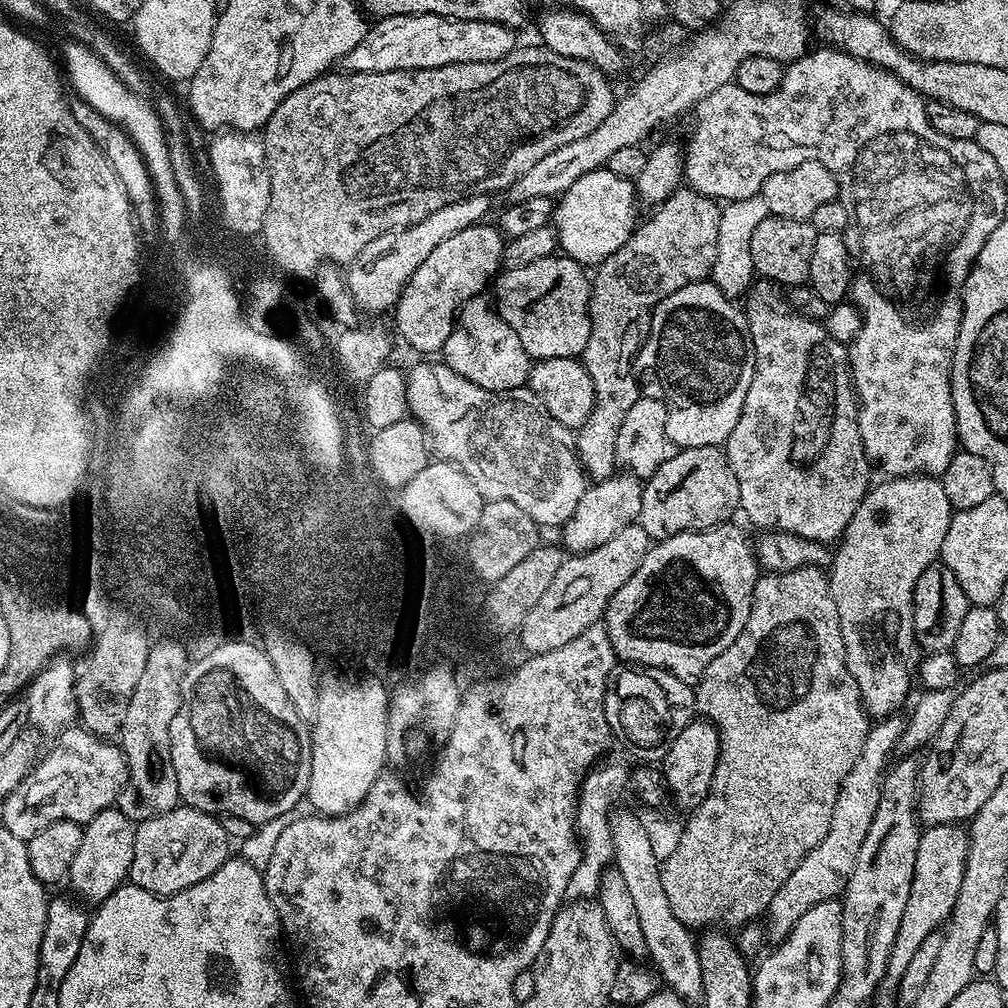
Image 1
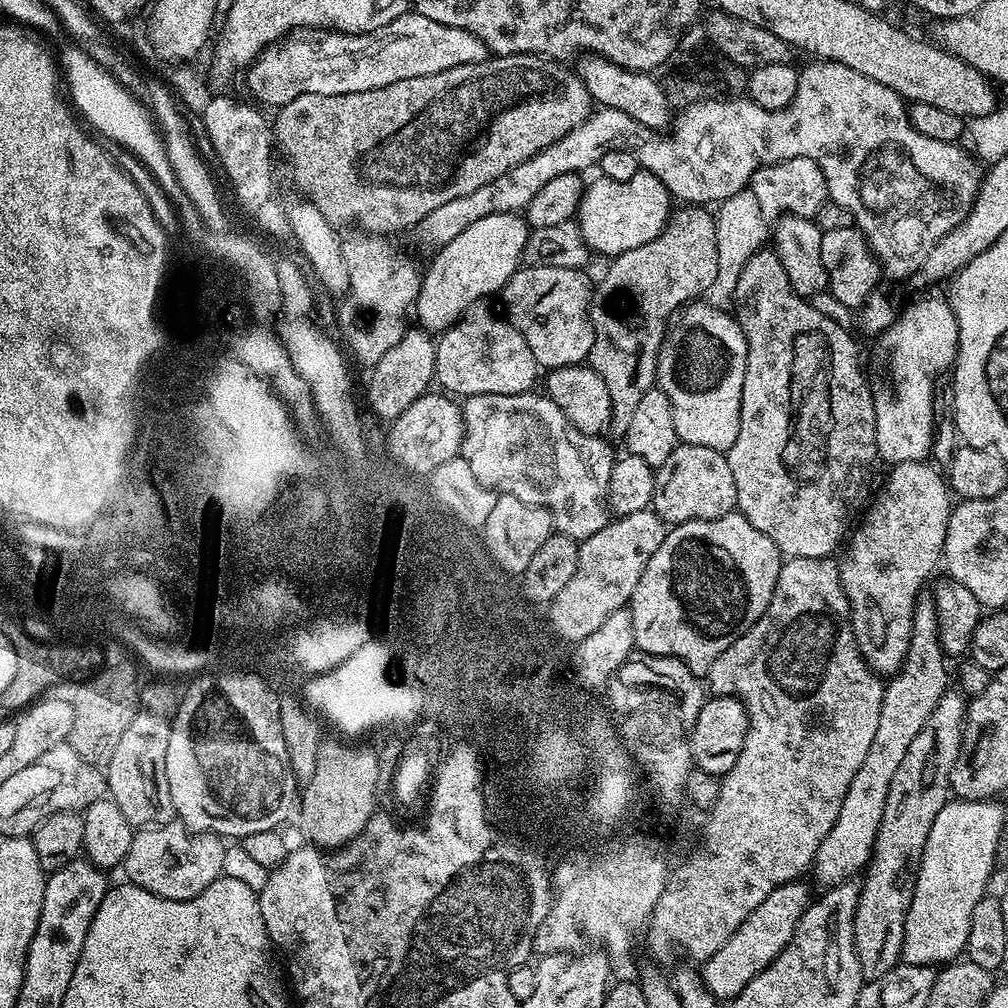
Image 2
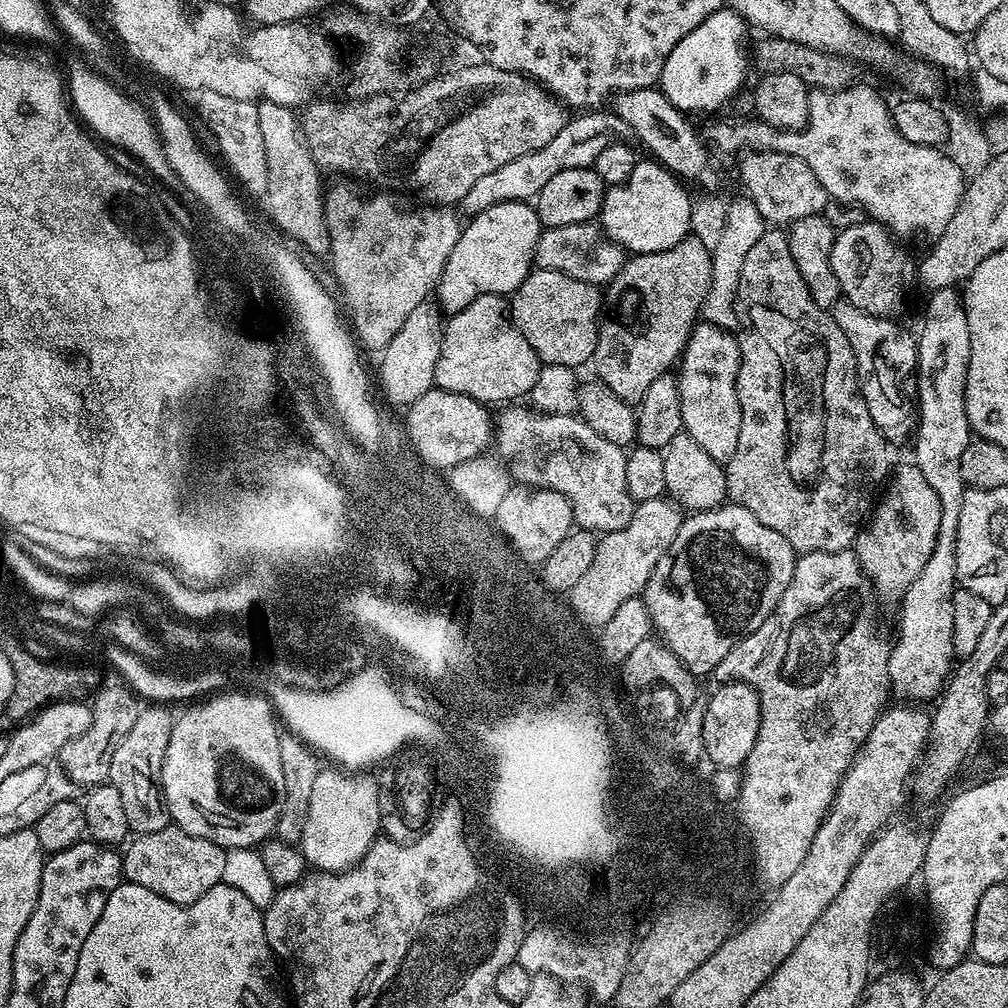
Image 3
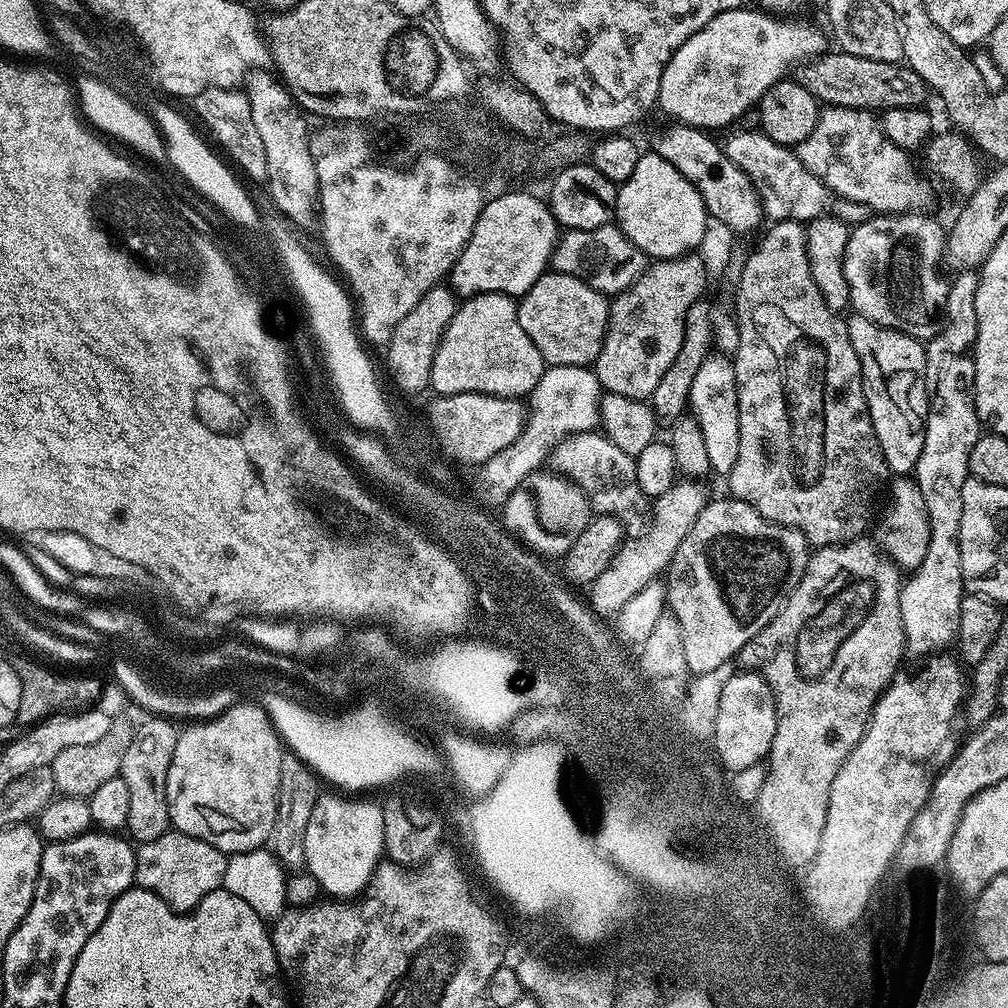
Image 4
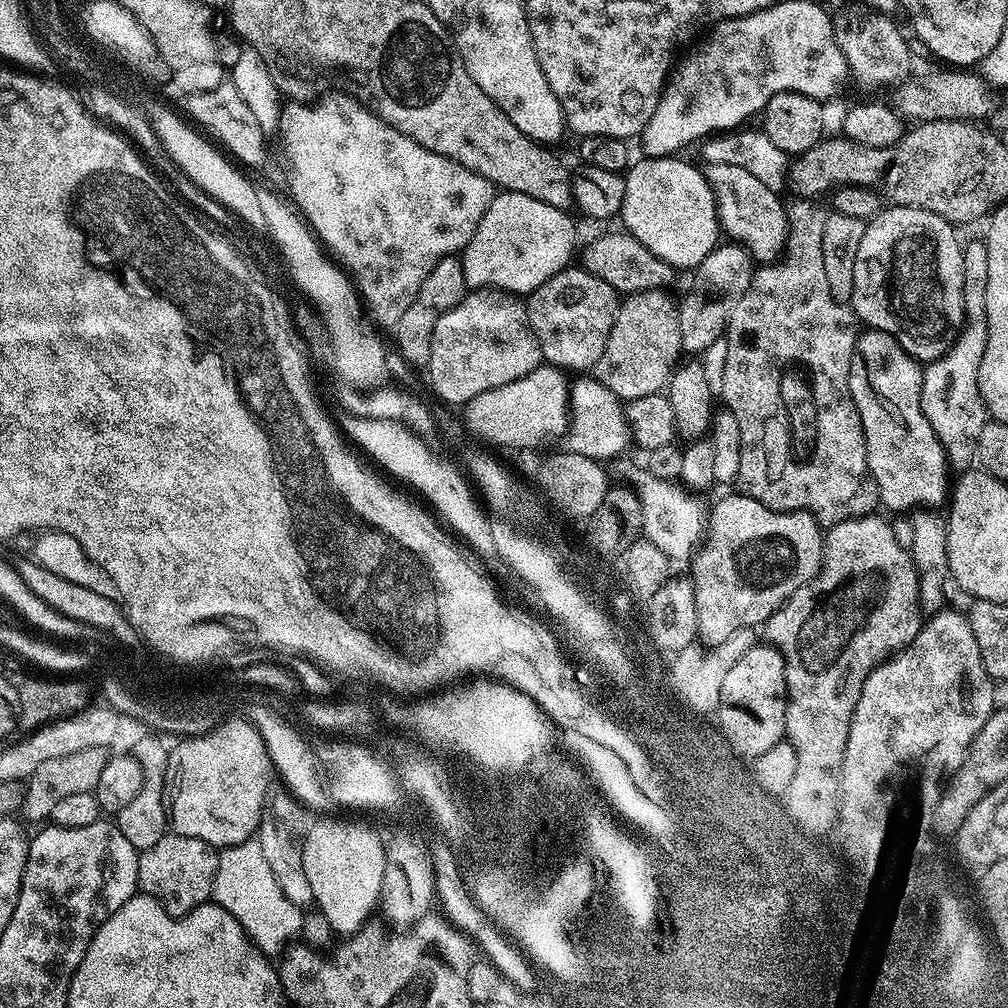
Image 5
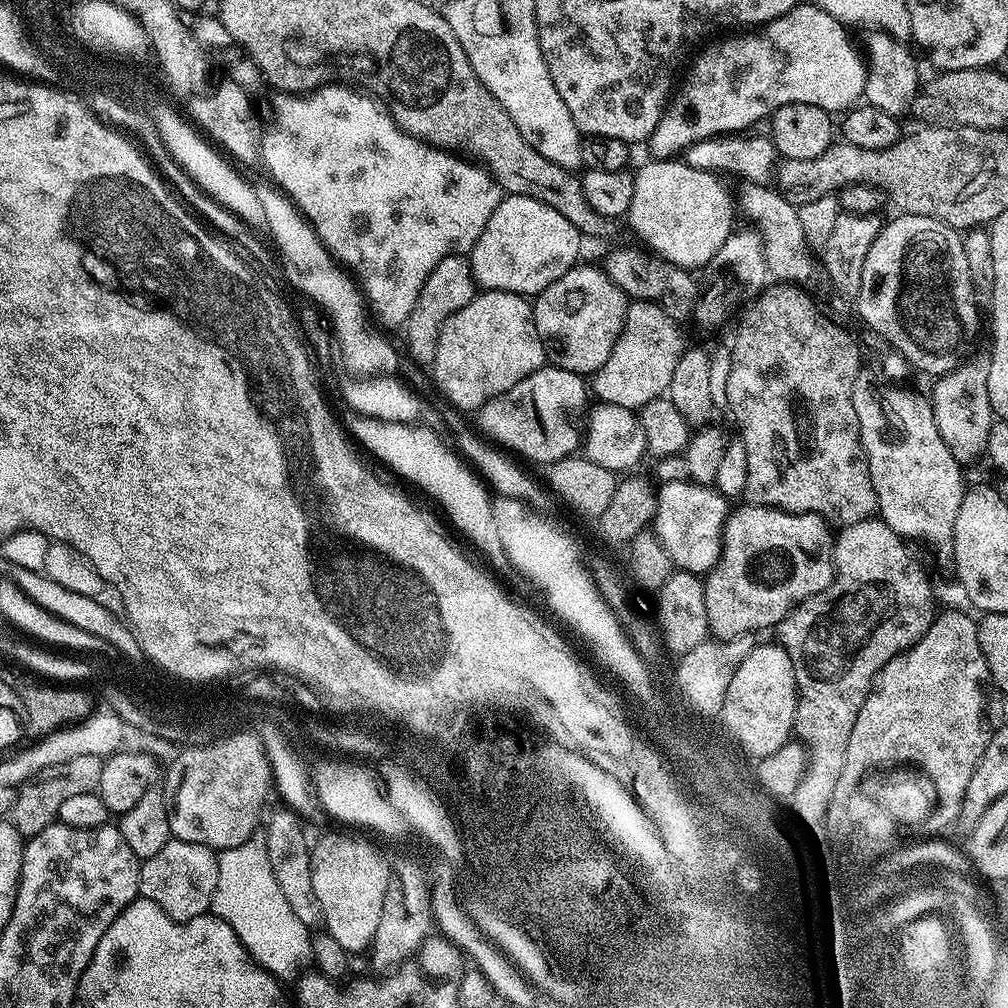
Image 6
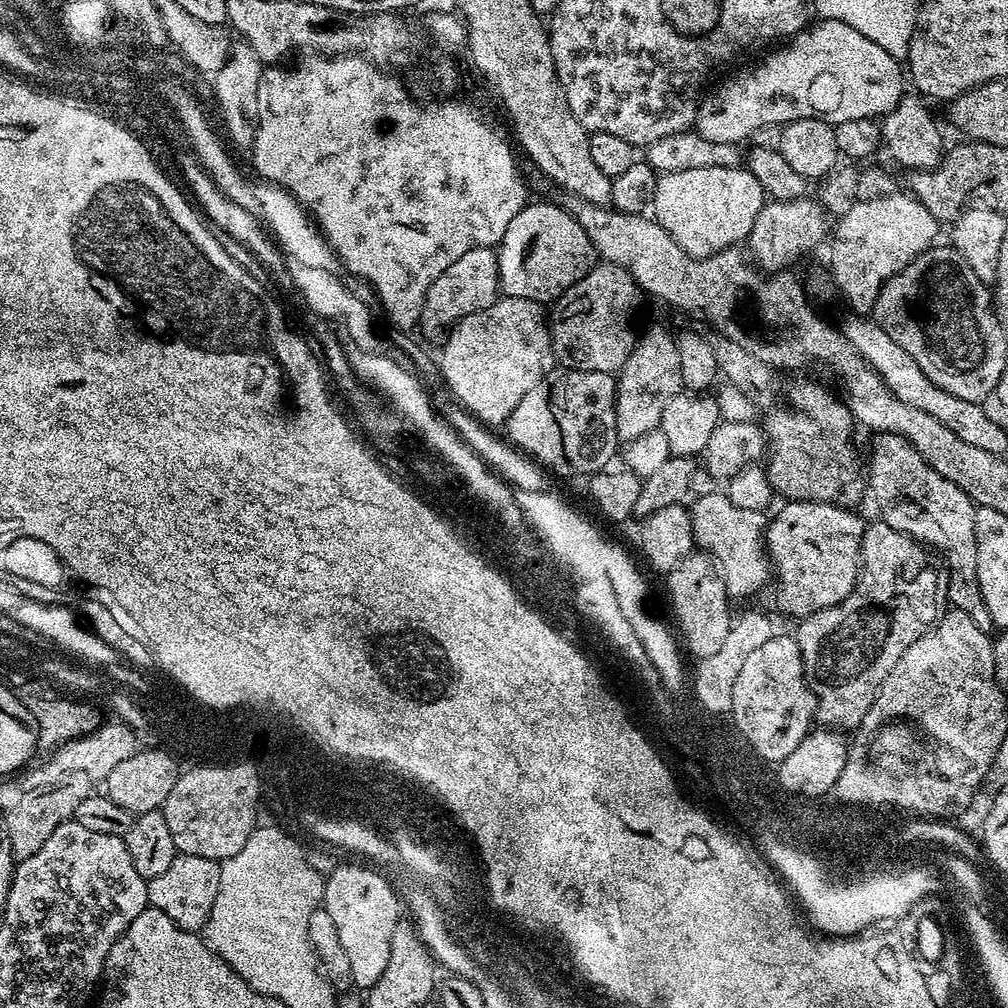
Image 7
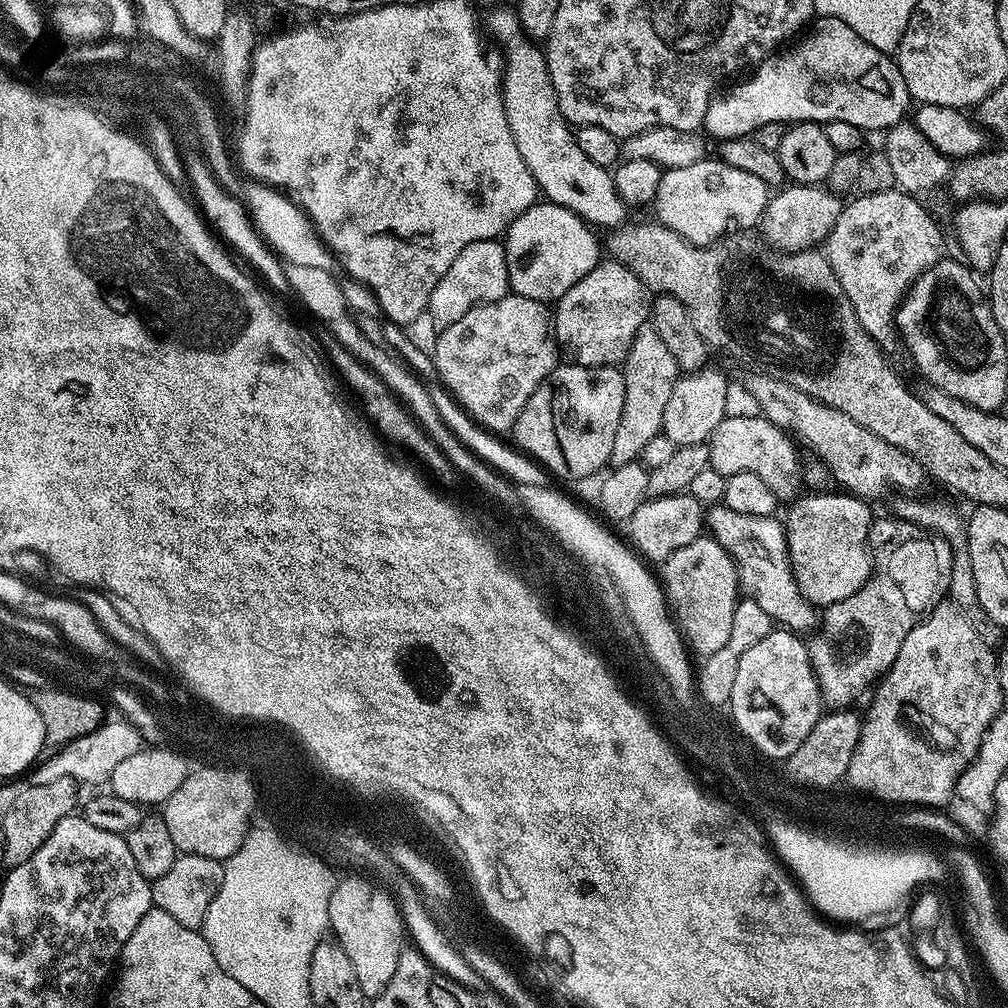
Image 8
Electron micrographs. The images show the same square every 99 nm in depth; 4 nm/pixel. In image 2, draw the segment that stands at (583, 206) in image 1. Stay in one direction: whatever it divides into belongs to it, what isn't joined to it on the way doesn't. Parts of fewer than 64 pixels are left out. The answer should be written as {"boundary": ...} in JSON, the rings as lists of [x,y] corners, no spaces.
{"boundary":[[[641,170],[627,182],[614,182],[600,176],[584,189],[578,223],[582,238],[593,253],[601,252],[607,258],[615,258],[626,250],[634,250],[634,246],[646,246],[646,242],[658,238],[658,234],[668,227],[673,208],[673,197],[654,174]]]}

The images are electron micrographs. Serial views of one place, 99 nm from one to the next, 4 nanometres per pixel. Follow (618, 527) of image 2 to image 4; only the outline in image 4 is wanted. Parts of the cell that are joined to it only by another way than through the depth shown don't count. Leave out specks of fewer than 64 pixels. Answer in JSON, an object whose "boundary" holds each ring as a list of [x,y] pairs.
{"boundary":[[[696,478],[677,479],[666,493],[655,497],[654,515],[647,533],[625,539],[610,566],[606,566],[606,570],[602,570],[602,574],[598,574],[598,578],[591,583],[590,608],[595,615],[615,618],[622,606],[626,606],[638,590],[642,590],[642,586],[667,573],[678,546],[682,546],[682,538],[690,534],[690,526],[698,522],[698,514],[702,514],[709,502],[710,493],[699,482]]]}

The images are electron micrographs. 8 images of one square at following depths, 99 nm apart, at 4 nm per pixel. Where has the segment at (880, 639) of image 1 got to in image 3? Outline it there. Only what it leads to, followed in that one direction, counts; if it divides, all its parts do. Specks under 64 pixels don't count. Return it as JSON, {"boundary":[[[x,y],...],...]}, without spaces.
{"boundary":[[[908,462],[895,469],[875,505],[870,519],[856,535],[854,551],[865,581],[886,603],[899,605],[906,590],[922,574],[922,566],[934,554],[938,522],[942,520],[938,494],[926,482],[922,470]]]}

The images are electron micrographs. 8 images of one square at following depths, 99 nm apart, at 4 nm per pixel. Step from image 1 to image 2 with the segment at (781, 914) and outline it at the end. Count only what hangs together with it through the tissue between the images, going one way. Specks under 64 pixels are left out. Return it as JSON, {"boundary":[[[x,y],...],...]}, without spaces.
{"boundary":[[[924,594],[916,601],[916,613],[912,619],[912,633],[910,634],[910,646],[908,647],[906,658],[902,662],[899,672],[887,681],[884,697],[882,698],[882,714],[878,714],[878,730],[874,733],[874,742],[870,742],[870,750],[866,750],[866,759],[863,760],[862,766],[858,766],[858,774],[854,774],[854,782],[850,782],[850,790],[846,790],[846,798],[842,802],[842,810],[838,810],[838,818],[834,822],[830,834],[826,834],[826,838],[822,838],[822,842],[816,851],[816,858],[812,862],[810,876],[813,876],[813,878],[821,884],[821,889],[827,890],[839,884],[844,884],[847,880],[859,877],[864,869],[868,867],[868,859],[872,857],[872,847],[876,841],[878,826],[882,822],[882,814],[886,810],[886,794],[890,794],[890,782],[894,778],[894,773],[898,771],[898,765],[902,762],[902,758],[906,758],[906,750],[910,746],[910,742],[914,742],[914,737],[918,735],[918,730],[922,730],[922,726],[926,726],[926,718],[930,718],[930,714],[934,714],[938,702],[944,697],[944,693],[949,691],[948,668],[944,663],[946,663],[946,657],[944,655],[944,649],[940,646],[940,631],[938,630],[938,618],[936,617],[936,604],[933,602],[931,595]]]}

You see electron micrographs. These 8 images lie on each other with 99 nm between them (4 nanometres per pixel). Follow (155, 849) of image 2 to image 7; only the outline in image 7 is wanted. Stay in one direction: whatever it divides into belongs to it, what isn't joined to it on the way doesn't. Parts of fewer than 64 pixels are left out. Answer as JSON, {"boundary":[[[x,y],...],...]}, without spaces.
{"boundary":[[[178,854],[162,874],[148,881],[148,902],[182,930],[199,933],[214,910],[219,885],[220,864],[217,861]]]}

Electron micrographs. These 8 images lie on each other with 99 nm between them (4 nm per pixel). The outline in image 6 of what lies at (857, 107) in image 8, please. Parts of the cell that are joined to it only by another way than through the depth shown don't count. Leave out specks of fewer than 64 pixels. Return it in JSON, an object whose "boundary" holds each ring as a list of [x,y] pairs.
{"boundary":[[[810,2],[797,3],[795,8],[759,30],[748,30],[745,36],[732,34],[729,40],[717,39],[699,49],[700,57],[692,64],[684,85],[671,97],[663,119],[646,141],[651,159],[670,160],[684,149],[709,136],[740,134],[751,129],[758,118],[766,118],[788,103],[806,103],[820,107],[829,114],[840,114],[853,107],[863,97],[868,78],[865,57],[852,45],[849,29],[836,21],[826,10]]]}

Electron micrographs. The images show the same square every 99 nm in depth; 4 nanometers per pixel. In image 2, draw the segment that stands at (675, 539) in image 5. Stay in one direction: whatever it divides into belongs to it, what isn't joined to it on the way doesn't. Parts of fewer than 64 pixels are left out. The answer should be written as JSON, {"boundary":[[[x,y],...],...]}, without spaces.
{"boundary":[[[533,390],[522,394],[474,394],[463,401],[464,441],[460,444],[460,456],[470,464],[474,477],[495,494],[513,496],[527,504],[547,508],[552,515],[555,531],[571,540],[582,541],[590,534],[598,534],[610,523],[609,488],[614,455],[608,449],[607,439],[582,434],[554,406],[546,394],[539,396]]]}

